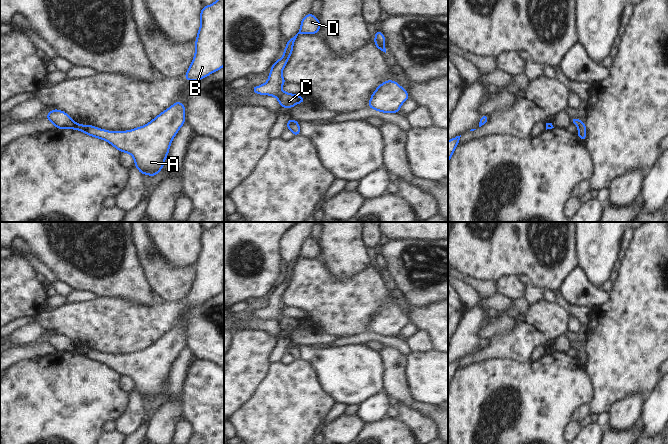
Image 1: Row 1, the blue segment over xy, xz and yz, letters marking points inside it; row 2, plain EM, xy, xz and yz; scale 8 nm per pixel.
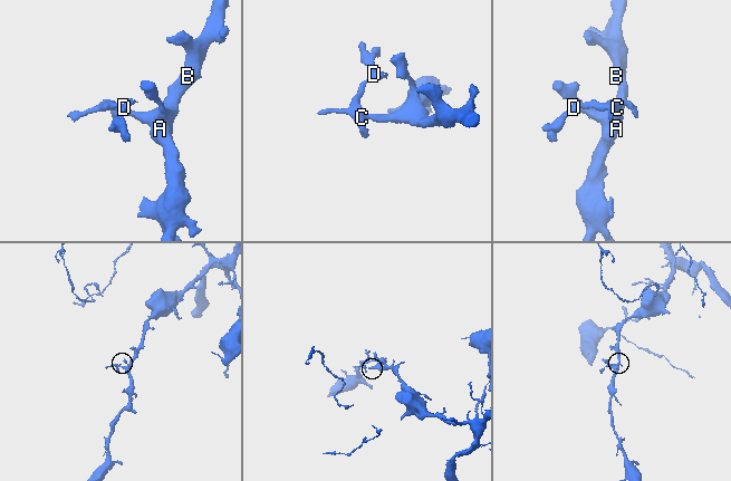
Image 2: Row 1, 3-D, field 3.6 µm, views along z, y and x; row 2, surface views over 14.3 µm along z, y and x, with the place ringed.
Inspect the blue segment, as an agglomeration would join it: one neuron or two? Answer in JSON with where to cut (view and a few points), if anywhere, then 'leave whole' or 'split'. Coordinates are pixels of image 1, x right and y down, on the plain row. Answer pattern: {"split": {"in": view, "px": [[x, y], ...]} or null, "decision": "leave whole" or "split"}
{"split": {"in": "xy", "px": [[74, 347], [75, 352]]}, "decision": "split"}

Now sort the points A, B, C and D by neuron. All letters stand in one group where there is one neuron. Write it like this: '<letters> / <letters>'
A B / C D

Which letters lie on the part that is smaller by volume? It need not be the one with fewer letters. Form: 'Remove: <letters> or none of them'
Remove: C, D

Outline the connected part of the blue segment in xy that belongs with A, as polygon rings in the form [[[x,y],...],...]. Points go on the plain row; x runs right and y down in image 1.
[[[176,325],[148,348],[130,355],[112,356],[75,347],[75,353],[109,366],[121,377],[130,377],[142,399],[151,401],[164,391],[171,366],[185,347],[185,330]]]

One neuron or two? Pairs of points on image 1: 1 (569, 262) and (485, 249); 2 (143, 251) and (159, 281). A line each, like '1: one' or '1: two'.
1: one
2: one

